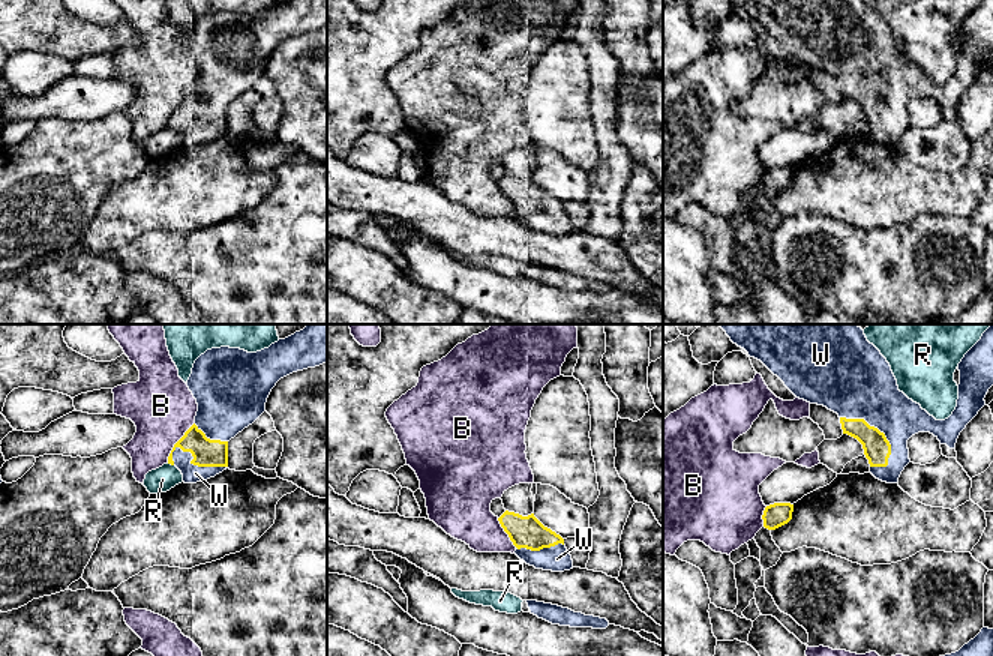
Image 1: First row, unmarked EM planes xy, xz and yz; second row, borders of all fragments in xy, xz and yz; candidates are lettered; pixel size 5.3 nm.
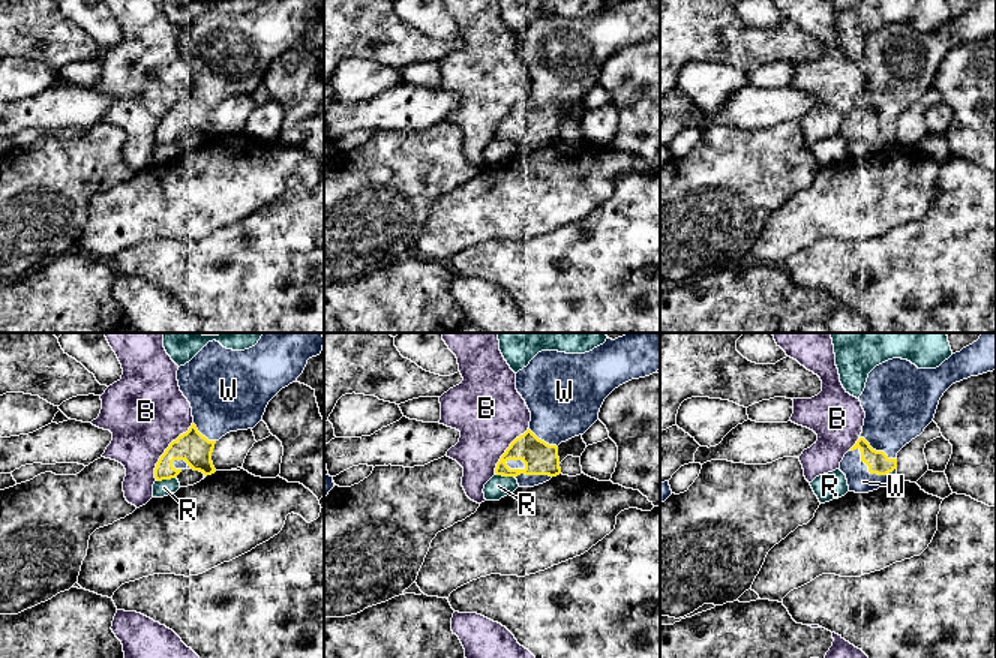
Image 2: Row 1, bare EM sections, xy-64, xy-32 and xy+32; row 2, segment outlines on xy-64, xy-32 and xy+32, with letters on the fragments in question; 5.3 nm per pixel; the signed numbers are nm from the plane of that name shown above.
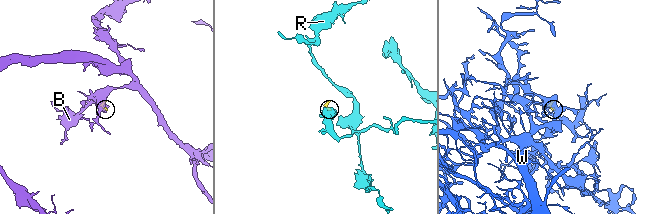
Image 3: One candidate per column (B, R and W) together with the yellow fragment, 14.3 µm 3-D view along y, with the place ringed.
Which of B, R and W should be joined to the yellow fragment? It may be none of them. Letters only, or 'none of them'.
W

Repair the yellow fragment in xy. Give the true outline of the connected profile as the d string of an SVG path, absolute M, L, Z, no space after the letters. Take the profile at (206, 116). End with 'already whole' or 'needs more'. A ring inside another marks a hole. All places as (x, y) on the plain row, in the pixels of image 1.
M288 0L256 17L240 12L212 12L192 32L188 51L198 68L195 87L174 108L168 128L176 129L184 147L196 147L228 131L228 105L252 89L264 75L276 47L297 35L327 26L327 0Z; needs more

